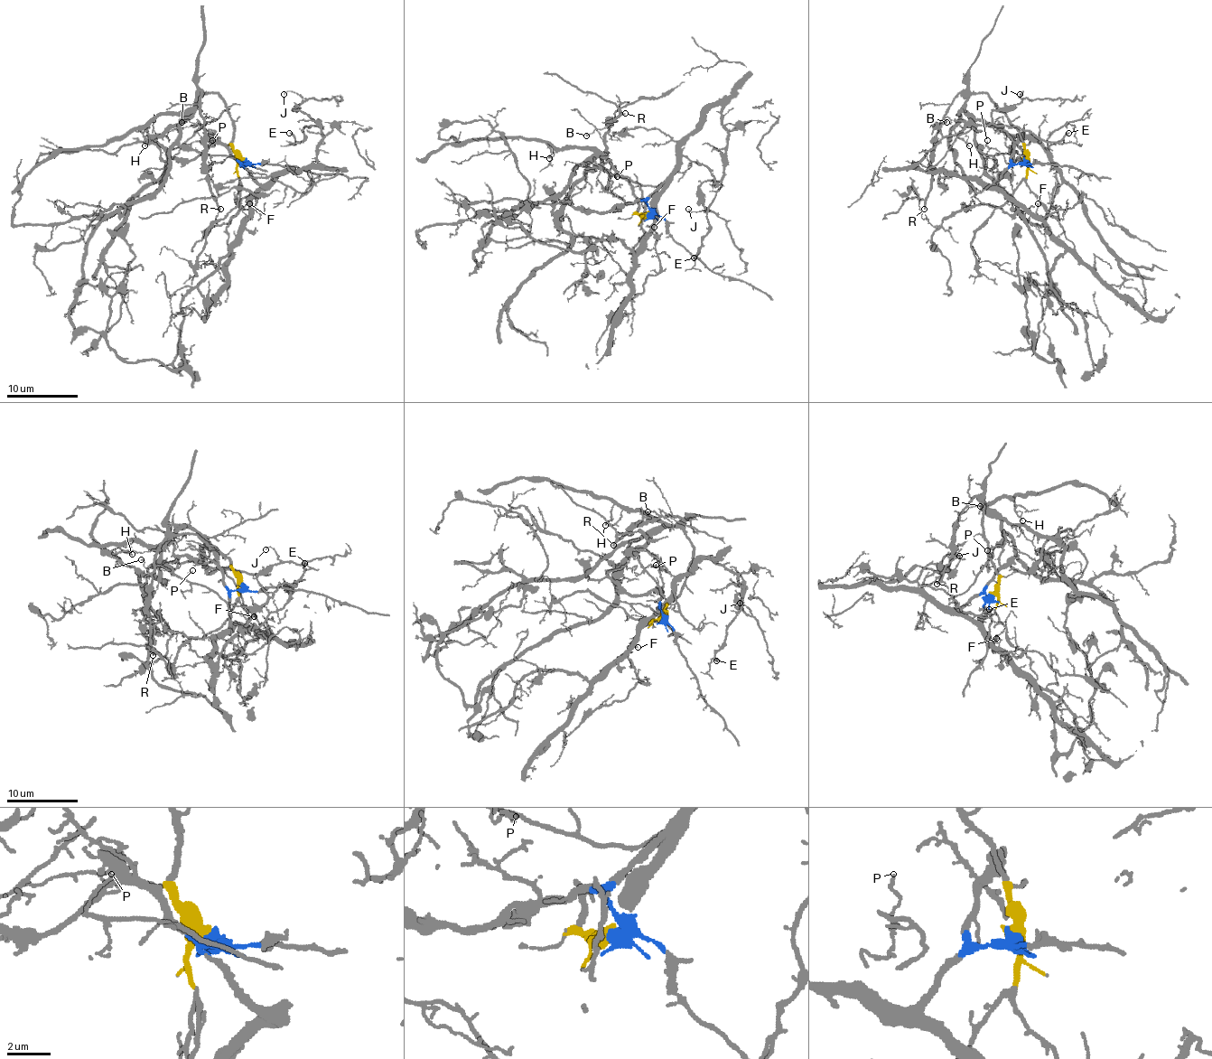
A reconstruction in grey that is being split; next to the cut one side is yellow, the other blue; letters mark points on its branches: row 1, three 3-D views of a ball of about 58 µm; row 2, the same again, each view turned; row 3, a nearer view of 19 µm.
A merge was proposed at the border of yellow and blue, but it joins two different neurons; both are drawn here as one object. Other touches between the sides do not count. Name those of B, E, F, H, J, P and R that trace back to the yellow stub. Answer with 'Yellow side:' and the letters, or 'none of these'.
Yellow side: B, H, P, R

